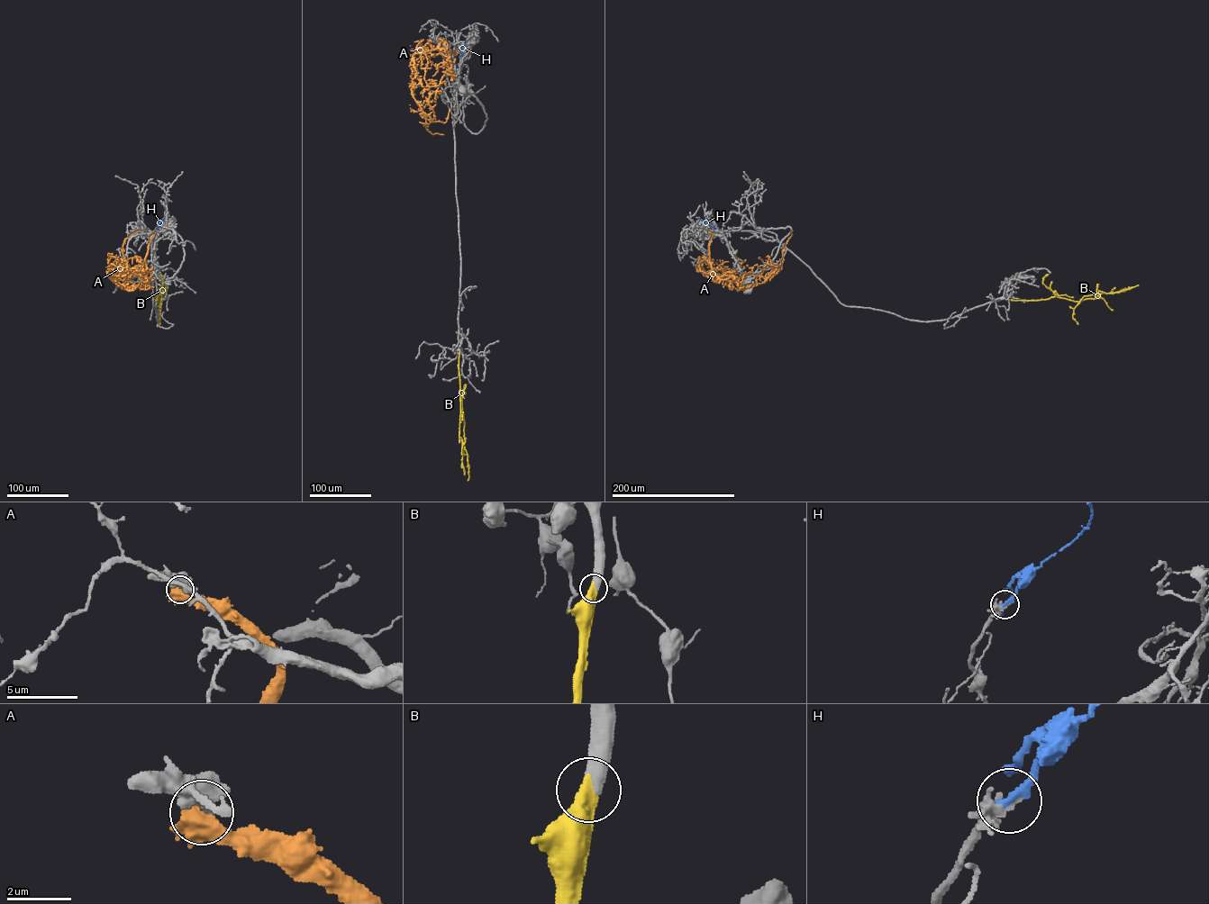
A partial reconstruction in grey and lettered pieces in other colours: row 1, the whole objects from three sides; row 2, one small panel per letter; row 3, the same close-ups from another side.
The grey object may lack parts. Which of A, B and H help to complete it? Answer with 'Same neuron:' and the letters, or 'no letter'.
Same neuron: B, H

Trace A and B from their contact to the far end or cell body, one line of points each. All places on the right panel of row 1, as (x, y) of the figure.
A: (708, 231), (713, 234), (711, 270), (705, 275), (730, 282), (779, 270), (792, 230)
B: (1011, 300), (1057, 296), (1080, 302), (1102, 298), (1094, 294), (1083, 297), (1073, 310), (1072, 318), (1077, 324)

